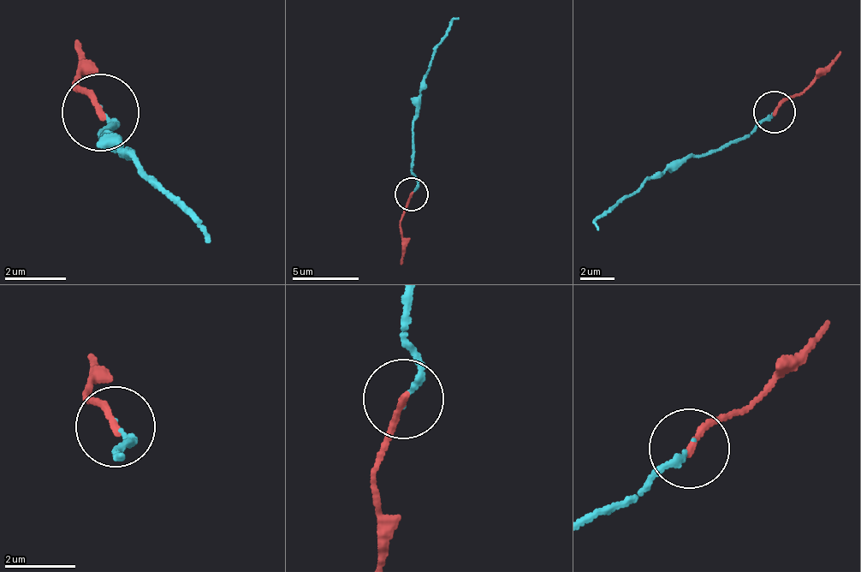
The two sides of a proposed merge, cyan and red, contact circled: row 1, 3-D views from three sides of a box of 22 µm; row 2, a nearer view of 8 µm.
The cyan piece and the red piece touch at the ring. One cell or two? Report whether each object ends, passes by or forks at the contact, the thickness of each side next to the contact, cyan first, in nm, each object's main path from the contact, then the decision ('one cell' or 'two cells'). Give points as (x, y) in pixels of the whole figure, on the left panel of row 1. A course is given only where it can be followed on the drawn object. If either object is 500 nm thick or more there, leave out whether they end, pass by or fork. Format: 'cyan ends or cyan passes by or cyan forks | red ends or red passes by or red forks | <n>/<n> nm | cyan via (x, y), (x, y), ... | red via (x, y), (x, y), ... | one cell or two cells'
cyan ends | red ends | 160/190 nm | cyan via (106, 116), (104, 139), (109, 139), (139, 177), (199, 220), (207, 244) | red via (98, 110), (76, 86), (78, 38) | one cell

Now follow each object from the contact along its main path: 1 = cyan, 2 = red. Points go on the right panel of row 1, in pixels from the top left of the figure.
1: (773, 114), (735, 141), (668, 167), (633, 195), (595, 221), (599, 231)
2: (773, 111), (798, 93), (841, 50)

